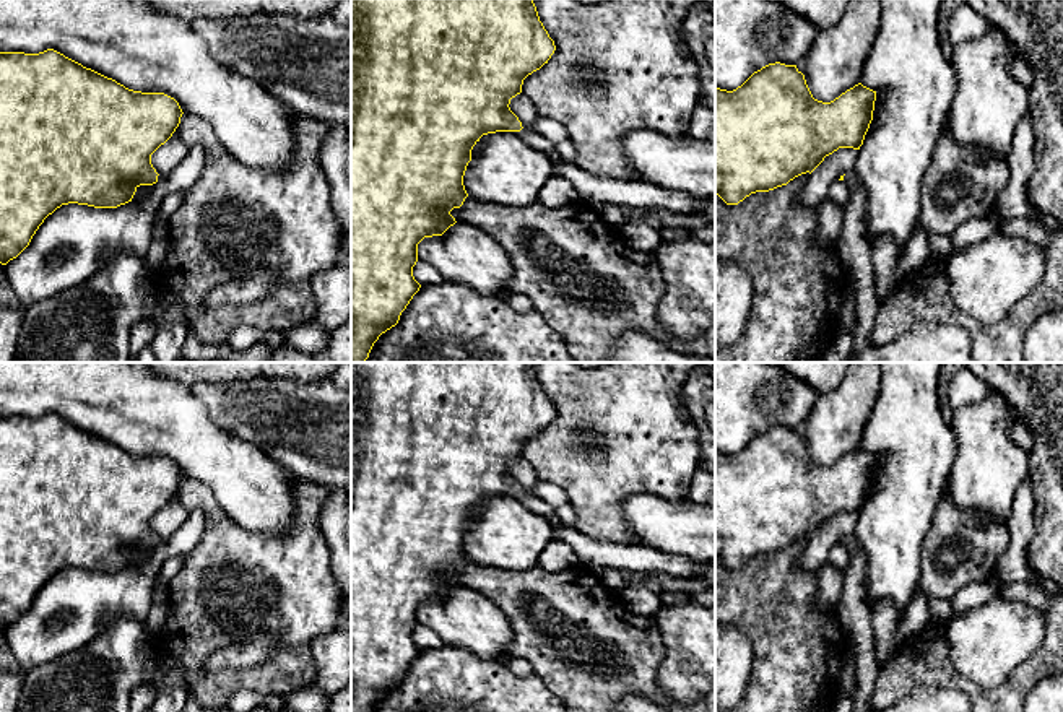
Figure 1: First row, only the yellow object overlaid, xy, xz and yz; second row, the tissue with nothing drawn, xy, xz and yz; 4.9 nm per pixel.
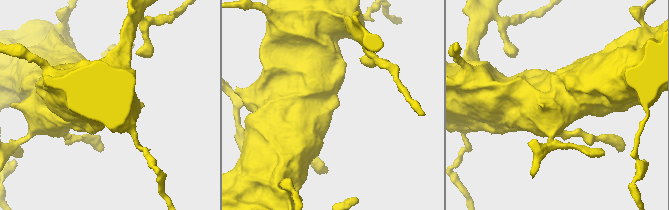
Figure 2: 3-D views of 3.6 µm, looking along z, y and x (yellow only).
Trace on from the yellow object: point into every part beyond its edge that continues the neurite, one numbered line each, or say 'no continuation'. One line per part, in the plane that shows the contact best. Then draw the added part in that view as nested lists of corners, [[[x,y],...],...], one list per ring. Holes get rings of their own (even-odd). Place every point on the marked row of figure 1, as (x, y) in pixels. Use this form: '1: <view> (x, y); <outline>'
1: yz (852, 246); [[[853,171],[845,172],[844,180],[848,185],[850,198],[844,210],[842,231],[835,249],[857,288],[857,325],[847,359],[847,363],[855,363],[857,356],[871,343],[870,335],[879,304],[874,294],[871,249],[865,236],[865,189]]]

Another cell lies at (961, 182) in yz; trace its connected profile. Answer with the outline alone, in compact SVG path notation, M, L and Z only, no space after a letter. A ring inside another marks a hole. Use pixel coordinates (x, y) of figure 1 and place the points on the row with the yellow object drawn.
M949 125L943 130L925 171L920 197L920 226L928 234L951 236L962 223L972 218L996 218L998 197L1009 184L1008 159L956 141Z

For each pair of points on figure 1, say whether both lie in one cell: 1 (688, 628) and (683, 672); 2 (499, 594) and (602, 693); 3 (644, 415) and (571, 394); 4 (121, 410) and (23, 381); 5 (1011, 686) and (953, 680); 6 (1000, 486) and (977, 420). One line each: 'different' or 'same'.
1: same
2: same
3: same
4: same
5: same
6: same

